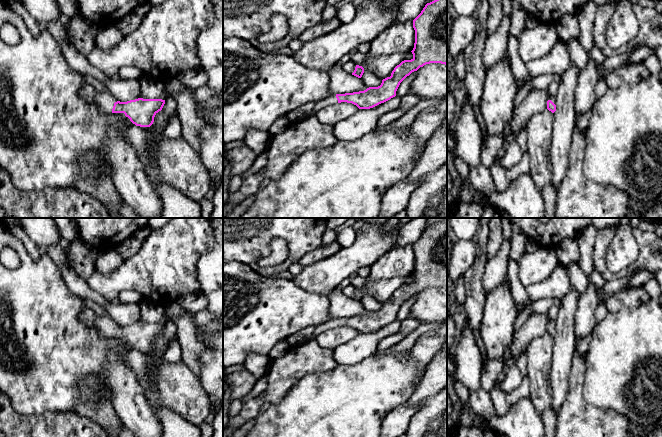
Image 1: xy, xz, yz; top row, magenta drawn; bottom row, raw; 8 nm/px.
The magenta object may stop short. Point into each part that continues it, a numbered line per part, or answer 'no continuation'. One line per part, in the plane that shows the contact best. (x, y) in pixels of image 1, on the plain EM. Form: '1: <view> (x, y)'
1: xy (104, 324)

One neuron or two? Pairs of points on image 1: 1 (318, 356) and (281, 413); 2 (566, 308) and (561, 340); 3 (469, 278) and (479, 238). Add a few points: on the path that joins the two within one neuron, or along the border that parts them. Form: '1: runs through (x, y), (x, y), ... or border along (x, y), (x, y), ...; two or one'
1: border along (329, 369), (303, 375), (288, 390); two
2: runs through (566, 316), (565, 332); one
3: runs through (477, 268), (480, 262), (480, 248); one

